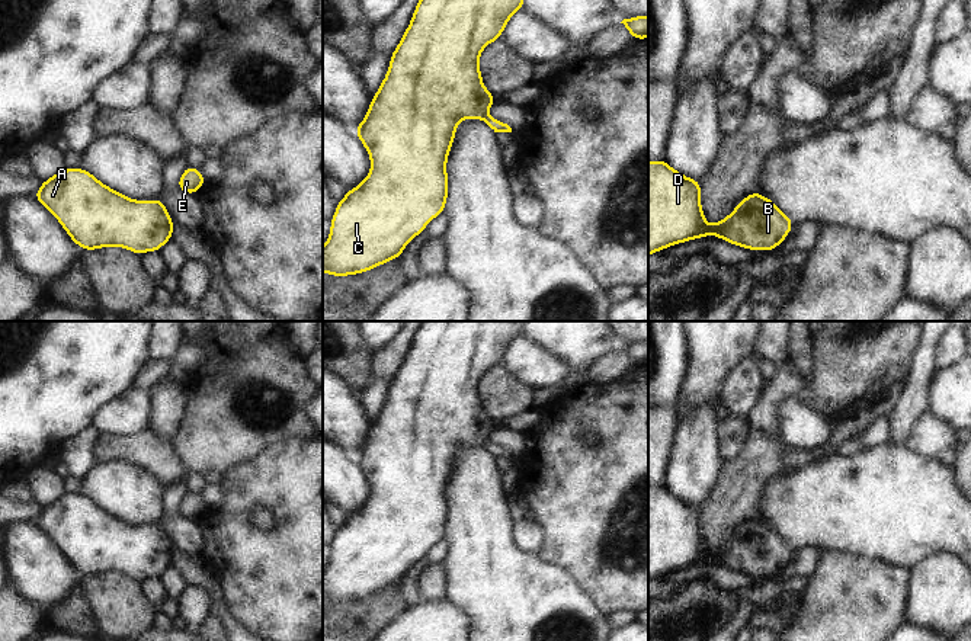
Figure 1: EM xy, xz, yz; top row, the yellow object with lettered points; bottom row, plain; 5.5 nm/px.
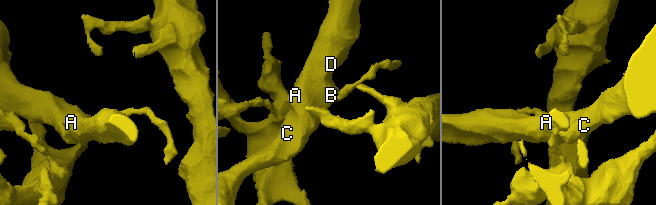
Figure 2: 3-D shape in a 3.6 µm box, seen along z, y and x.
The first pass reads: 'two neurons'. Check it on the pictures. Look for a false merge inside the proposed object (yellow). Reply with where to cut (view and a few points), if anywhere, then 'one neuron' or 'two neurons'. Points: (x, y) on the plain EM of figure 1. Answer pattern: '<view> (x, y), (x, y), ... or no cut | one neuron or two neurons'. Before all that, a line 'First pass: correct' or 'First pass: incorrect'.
First pass: correct
xz (487, 441), (483, 445) | two neurons

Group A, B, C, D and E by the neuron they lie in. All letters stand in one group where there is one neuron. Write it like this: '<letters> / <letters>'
A B C D / E

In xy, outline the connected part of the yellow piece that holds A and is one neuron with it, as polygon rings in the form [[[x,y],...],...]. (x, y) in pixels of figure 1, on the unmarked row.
[[[63,494],[33,520],[83,576],[124,573],[148,578],[173,563],[173,545],[158,525],[131,525],[84,494]]]

